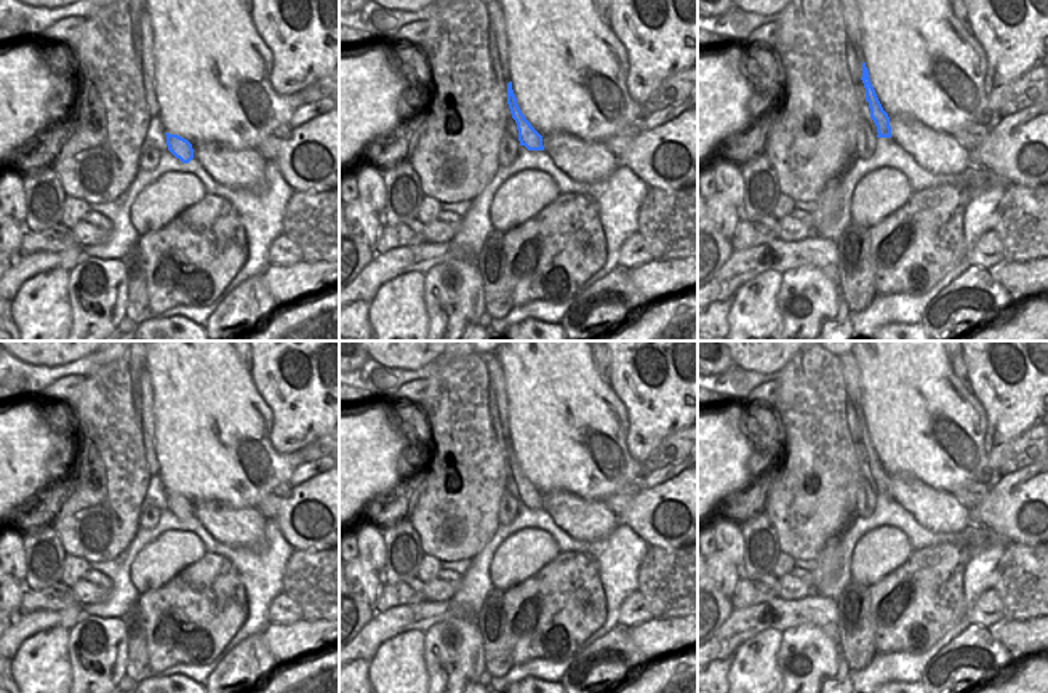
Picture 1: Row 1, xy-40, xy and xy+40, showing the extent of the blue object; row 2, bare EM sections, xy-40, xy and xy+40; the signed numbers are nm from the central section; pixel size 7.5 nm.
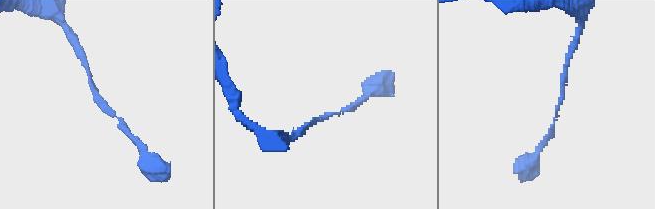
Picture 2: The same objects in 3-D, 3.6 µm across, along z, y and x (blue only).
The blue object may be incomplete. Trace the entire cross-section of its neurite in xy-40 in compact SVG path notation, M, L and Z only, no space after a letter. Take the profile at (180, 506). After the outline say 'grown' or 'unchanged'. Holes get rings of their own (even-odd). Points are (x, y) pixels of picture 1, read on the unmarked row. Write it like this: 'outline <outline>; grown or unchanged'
outline M170 491L165 493L166 493L168 509L182 522L189 522L194 517L192 503L178 493L170 493Z; unchanged

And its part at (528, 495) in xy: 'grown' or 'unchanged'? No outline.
unchanged

